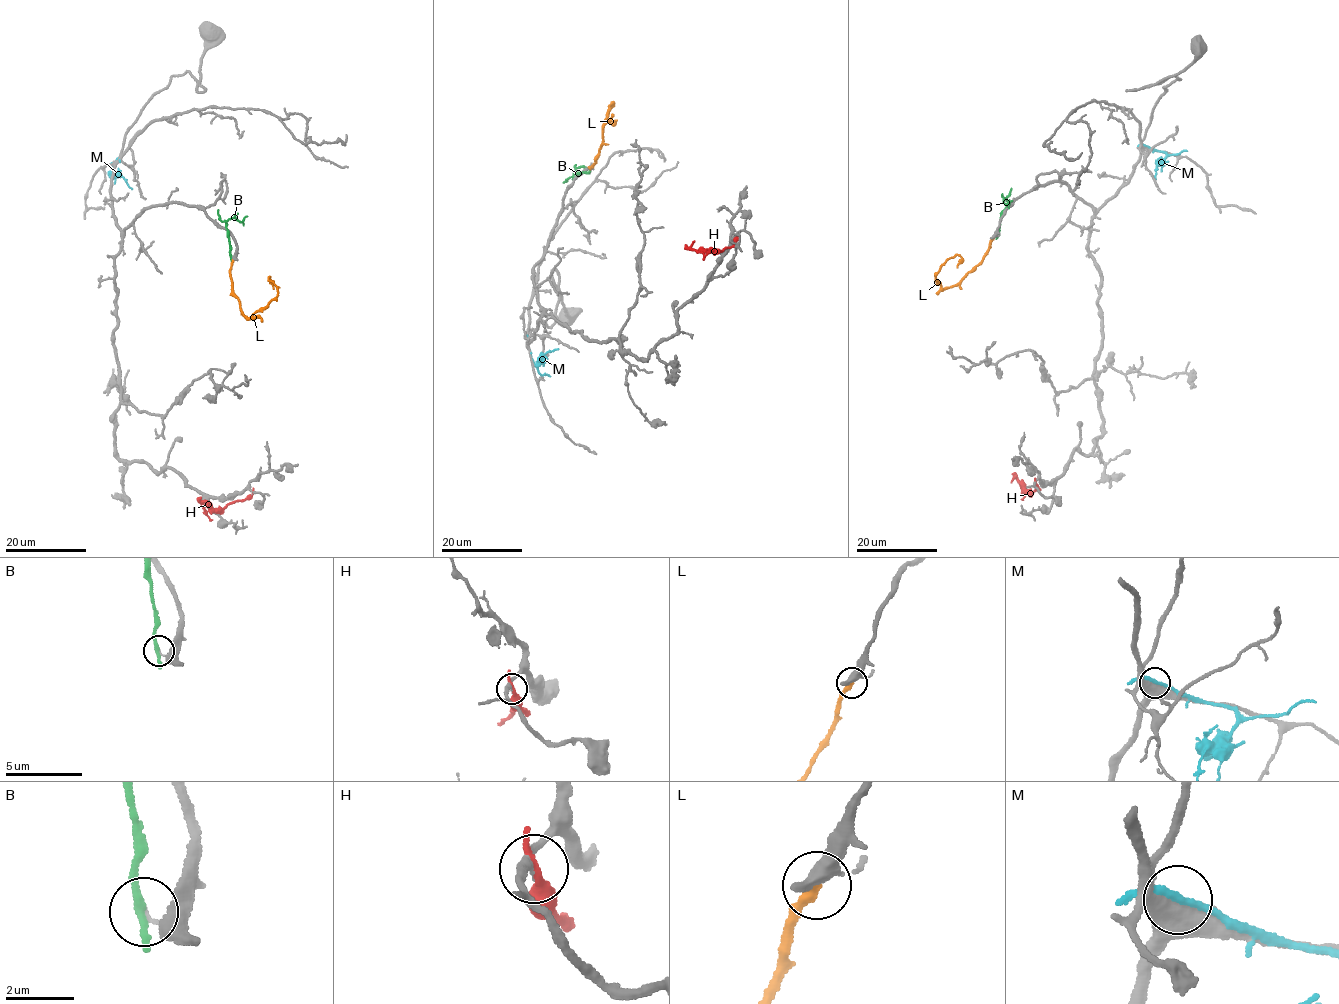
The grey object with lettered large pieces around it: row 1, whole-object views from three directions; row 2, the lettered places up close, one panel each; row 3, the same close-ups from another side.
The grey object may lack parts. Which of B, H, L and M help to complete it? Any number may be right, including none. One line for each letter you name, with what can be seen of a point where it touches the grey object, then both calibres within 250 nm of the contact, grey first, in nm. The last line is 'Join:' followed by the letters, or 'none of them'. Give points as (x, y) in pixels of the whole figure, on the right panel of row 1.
L: Touches grey at (993, 237). Thickness 320 nm (grey) against 320 nm
Join: L

